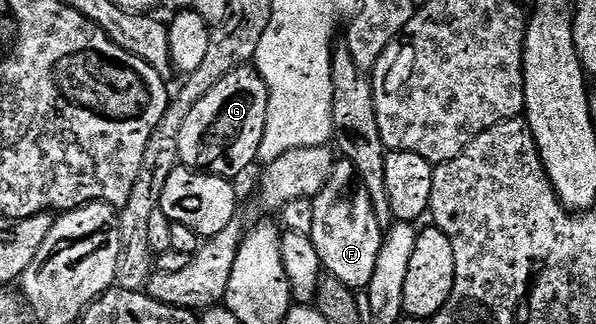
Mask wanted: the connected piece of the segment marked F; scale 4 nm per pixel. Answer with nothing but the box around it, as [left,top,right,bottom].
[309,159,383,290]

